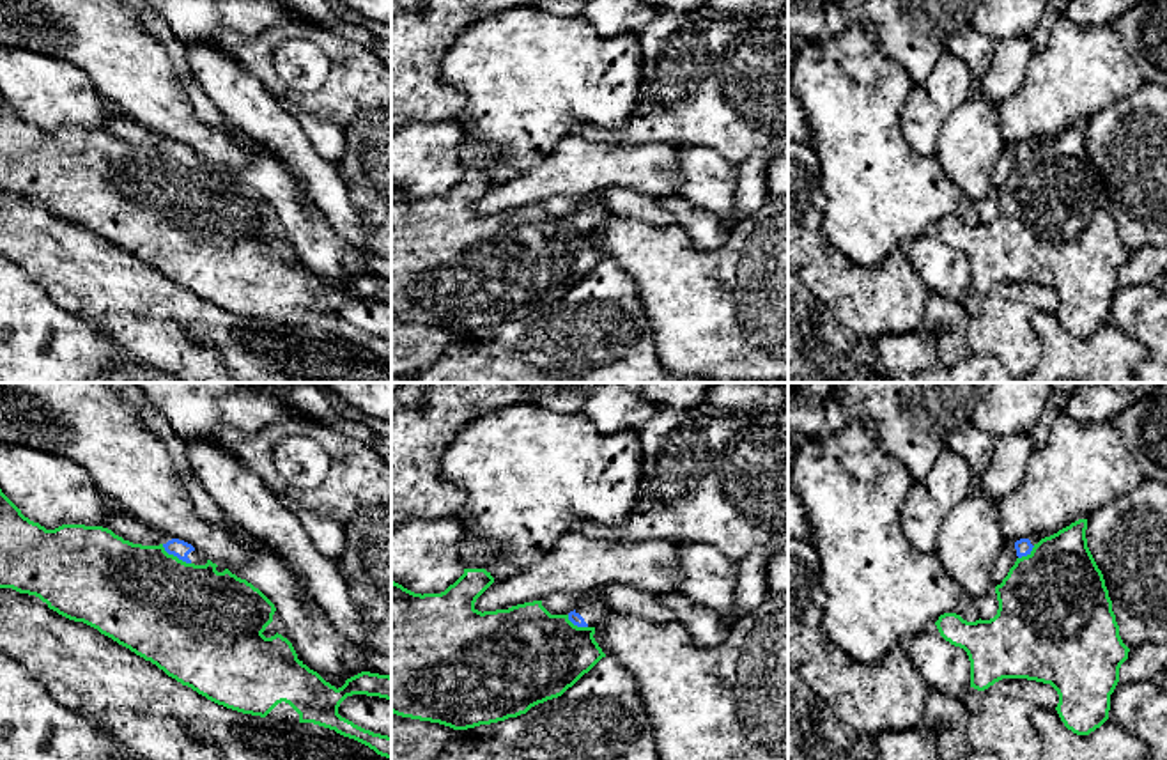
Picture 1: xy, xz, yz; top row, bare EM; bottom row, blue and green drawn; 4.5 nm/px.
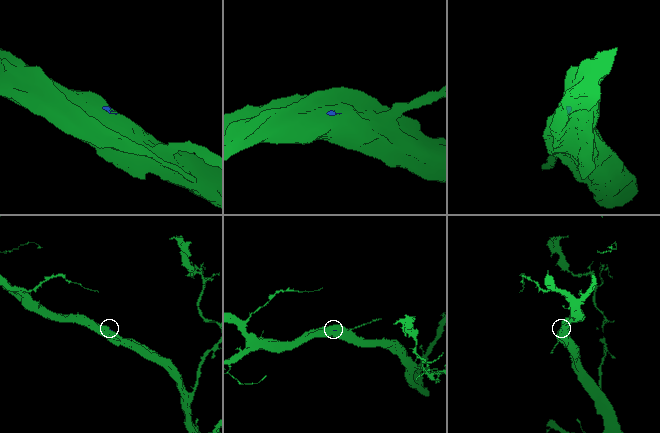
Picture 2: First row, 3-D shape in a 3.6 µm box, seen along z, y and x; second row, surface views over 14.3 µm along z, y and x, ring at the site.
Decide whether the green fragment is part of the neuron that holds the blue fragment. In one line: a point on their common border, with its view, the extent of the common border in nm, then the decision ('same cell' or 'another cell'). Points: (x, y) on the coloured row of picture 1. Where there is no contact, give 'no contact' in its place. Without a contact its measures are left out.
contact xy (176, 555); length 160 nm; another cell

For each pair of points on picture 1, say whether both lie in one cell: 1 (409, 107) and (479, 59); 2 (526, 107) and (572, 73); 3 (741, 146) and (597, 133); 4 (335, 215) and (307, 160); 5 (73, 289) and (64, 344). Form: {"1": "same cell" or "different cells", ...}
{"1": "different cells", "2": "same cell", "3": "same cell", "4": "same cell", "5": "different cells"}

